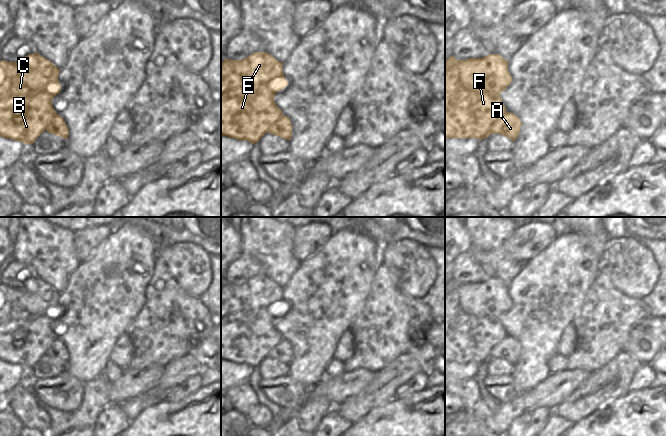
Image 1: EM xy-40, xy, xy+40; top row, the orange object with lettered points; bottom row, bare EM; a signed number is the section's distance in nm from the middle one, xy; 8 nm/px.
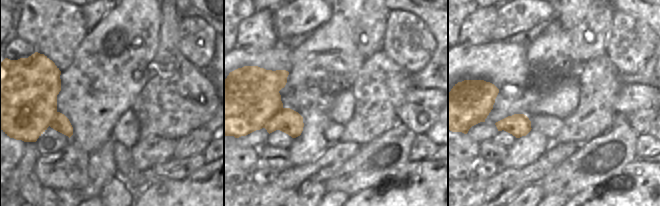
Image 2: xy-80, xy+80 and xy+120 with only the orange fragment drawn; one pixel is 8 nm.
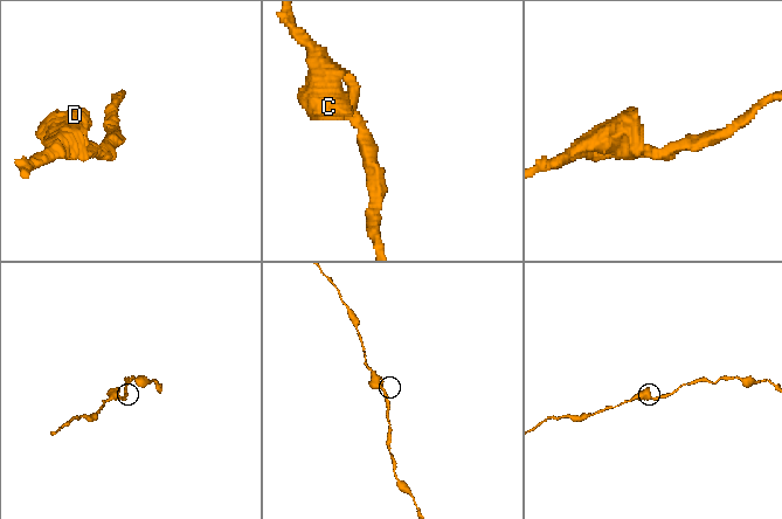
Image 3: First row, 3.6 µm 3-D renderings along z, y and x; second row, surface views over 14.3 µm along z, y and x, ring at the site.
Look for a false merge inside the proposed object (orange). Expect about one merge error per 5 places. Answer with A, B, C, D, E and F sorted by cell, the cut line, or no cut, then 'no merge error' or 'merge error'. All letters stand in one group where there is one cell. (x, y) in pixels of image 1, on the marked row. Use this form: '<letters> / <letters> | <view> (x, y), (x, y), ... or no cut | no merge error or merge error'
A B C D E F | no cut | no merge error

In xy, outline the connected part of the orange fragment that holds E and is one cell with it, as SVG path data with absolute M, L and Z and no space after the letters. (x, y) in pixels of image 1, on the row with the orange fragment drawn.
M255 52L243 60L225 59L221 63L221 136L257 143L267 132L285 140L292 137L292 123L276 105L276 93L288 85L282 71L283 63L267 52Z

